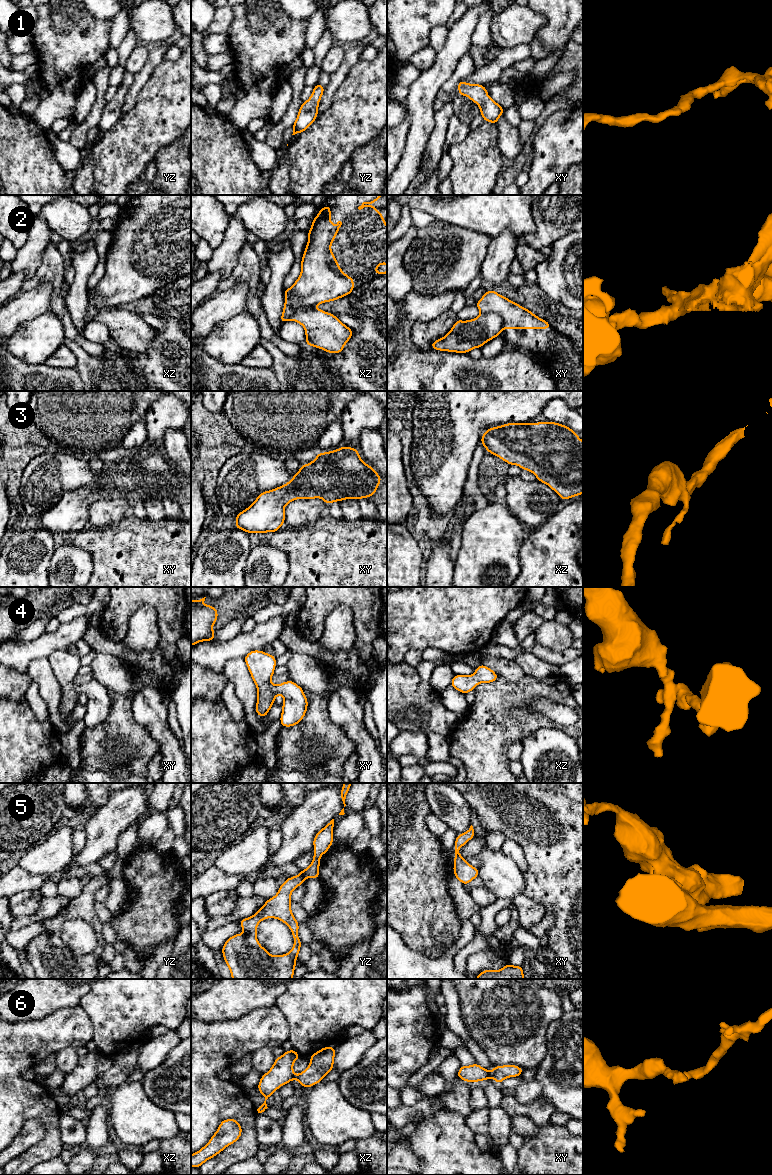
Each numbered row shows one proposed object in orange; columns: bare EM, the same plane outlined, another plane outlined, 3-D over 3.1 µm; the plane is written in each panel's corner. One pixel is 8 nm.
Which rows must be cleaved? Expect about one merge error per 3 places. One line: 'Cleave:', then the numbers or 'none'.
Cleave: 2, 6

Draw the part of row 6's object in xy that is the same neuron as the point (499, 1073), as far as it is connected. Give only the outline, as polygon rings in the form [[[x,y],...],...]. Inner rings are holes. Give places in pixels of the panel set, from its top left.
[[[502,1065],[502,1066],[494,1066],[493,1070],[491,1071],[491,1077],[495,1080],[497,1084],[509,1078],[509,1077],[518,1077],[520,1076],[525,1070],[521,1069],[517,1065]]]

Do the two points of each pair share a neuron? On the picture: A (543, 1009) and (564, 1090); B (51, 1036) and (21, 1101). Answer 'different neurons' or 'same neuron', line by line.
A: different neurons
B: same neuron

